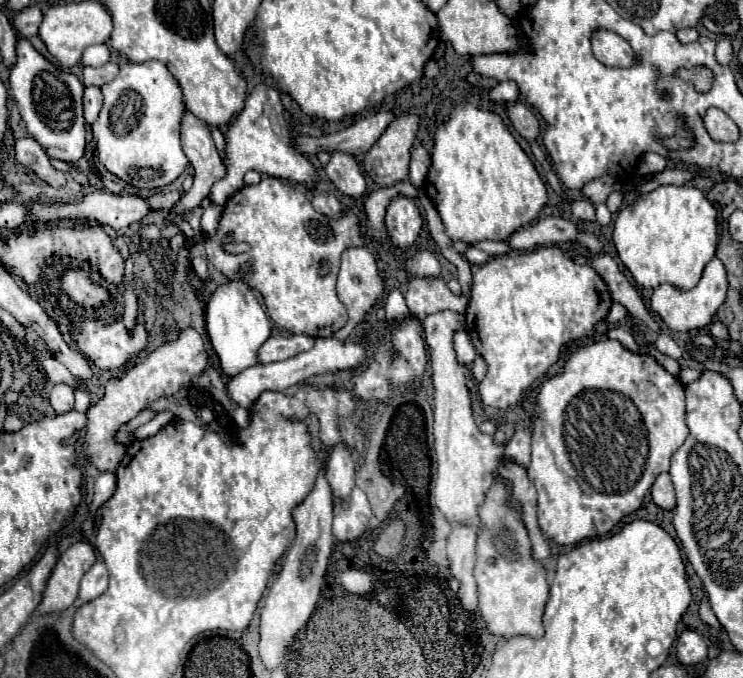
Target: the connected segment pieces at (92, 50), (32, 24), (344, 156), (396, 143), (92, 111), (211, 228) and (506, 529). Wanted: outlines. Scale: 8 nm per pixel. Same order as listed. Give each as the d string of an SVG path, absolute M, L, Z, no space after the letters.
M93 45L85 49L81 63L83 65L105 65L109 61L109 47L107 45Z
M37 5L25 7L23 11L17 13L15 17L15 29L23 35L23 37L33 37L39 33L39 25L43 21L43 13Z
M331 151L331 159L325 165L327 177L335 183L335 187L349 197L363 197L365 195L365 179L359 171L359 165L351 153Z
M401 115L365 153L363 167L377 187L393 187L395 183L409 181L409 151L417 129L419 119L415 115Z
M85 87L83 105L85 105L85 121L93 123L101 111L101 105L103 105L101 89L99 87Z
M211 205L211 207L207 207L205 211L203 211L203 217L201 217L201 229L207 233L207 235L211 235L211 233L215 233L215 229L217 229L217 221L219 221L219 217L221 217L221 205Z
M495 479L485 503L479 509L483 529L477 539L477 565L475 581L479 591L479 611L487 623L487 631L495 637L527 635L533 639L543 637L543 609L549 597L547 571L531 557L531 543L519 519L519 507L509 501L507 483Z

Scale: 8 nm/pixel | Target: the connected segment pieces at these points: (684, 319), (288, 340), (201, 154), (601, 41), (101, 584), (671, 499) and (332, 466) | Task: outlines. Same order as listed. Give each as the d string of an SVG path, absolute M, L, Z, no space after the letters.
M713 257L701 275L701 281L693 289L679 291L673 289L671 285L659 285L651 297L651 311L655 311L671 331L689 333L693 329L703 329L713 321L713 315L725 301L725 293L727 293L725 267L717 257Z
M273 335L265 345L261 347L261 361L259 363L273 363L283 361L289 357L295 357L297 353L309 351L315 345L315 339L309 335Z
M189 111L185 113L185 117L183 117L183 121L181 121L181 147L183 147L183 153L187 155L187 159L191 161L191 165L193 165L193 169L195 169L193 187L181 197L181 201L179 201L177 205L173 205L169 213L177 213L185 211L185 209L195 209L195 207L199 207L201 201L203 201L205 197L209 197L211 187L213 187L219 179L223 179L225 173L227 173L227 169L225 169L225 165L223 165L223 161L221 161L221 157L219 157L219 153L217 153L217 149L215 149L215 143L213 143L213 137L211 137L209 127L207 127L203 121L199 121L197 117L193 117L193 113L189 113Z
M595 31L591 44L595 57L607 67L631 67L639 63L629 43L611 31Z
M95 561L79 583L79 599L91 601L91 599L99 597L101 593L105 593L107 583L109 583L109 575L107 575L107 569L105 569L105 563Z
M661 473L651 485L651 497L659 509L673 511L675 509L675 489L669 473Z
M337 445L331 451L327 463L327 481L333 491L333 505L337 505L341 499L349 499L349 493L355 487L355 461L347 447Z

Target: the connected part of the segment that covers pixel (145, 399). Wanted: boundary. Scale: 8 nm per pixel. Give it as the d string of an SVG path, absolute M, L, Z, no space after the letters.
M181 329L179 337L169 343L163 343L159 349L149 353L139 365L131 367L119 379L109 381L105 387L105 397L89 407L87 411L87 437L85 437L85 455L93 461L93 465L101 471L115 471L126 453L127 448L115 441L115 431L119 425L133 419L159 397L172 396L183 387L189 385L195 377L199 377L207 367L207 351L203 337L193 329Z

